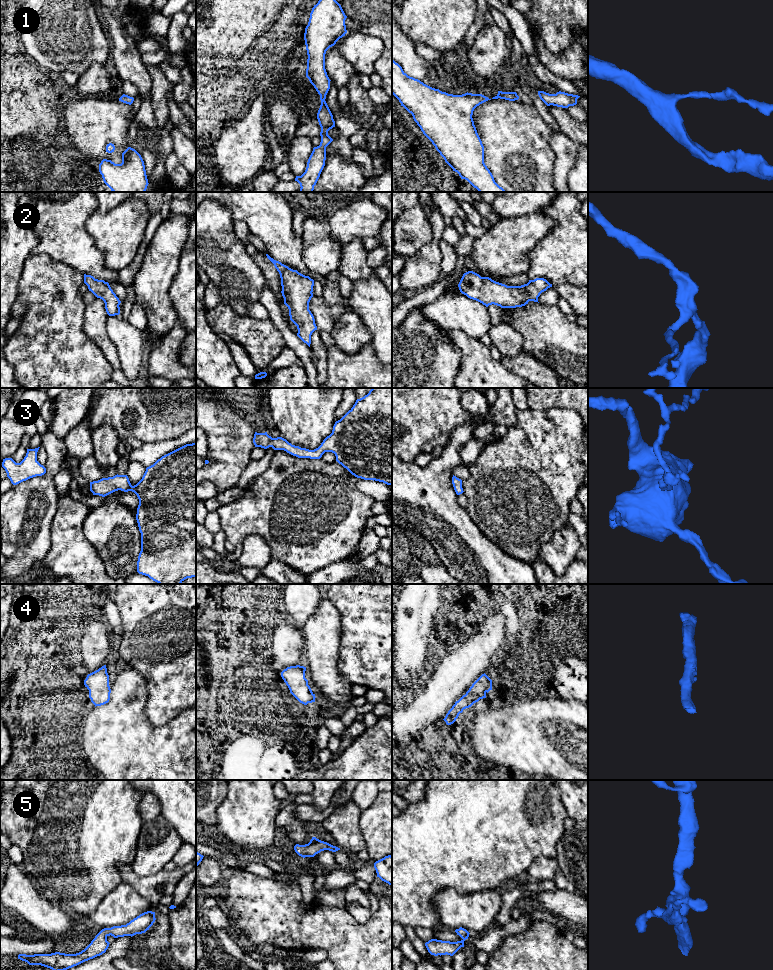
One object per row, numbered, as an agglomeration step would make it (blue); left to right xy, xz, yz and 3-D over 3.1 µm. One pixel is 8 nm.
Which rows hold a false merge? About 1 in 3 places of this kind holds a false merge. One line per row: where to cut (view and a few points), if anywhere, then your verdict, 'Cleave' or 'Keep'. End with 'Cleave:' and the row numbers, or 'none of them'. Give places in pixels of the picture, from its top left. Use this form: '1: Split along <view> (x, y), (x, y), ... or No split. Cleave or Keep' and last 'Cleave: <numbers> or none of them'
1: No split. Keep
2: No split. Keep
3: No split. Keep
4: No split. Keep
5: No split. Keep
Cleave: none of them

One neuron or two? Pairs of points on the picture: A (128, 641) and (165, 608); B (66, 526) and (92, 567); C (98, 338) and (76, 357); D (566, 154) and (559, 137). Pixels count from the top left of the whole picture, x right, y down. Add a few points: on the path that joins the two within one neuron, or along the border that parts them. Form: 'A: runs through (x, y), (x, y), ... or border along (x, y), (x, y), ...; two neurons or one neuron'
A: runs through (137, 636), (156, 617); one neuron
B: runs through (67, 536), (68, 543), (82, 557); one neuron
C: border along (84, 319), (83, 332), (100, 349), (107, 360); two neurons
D: runs through (565, 150), (559, 141); one neuron

